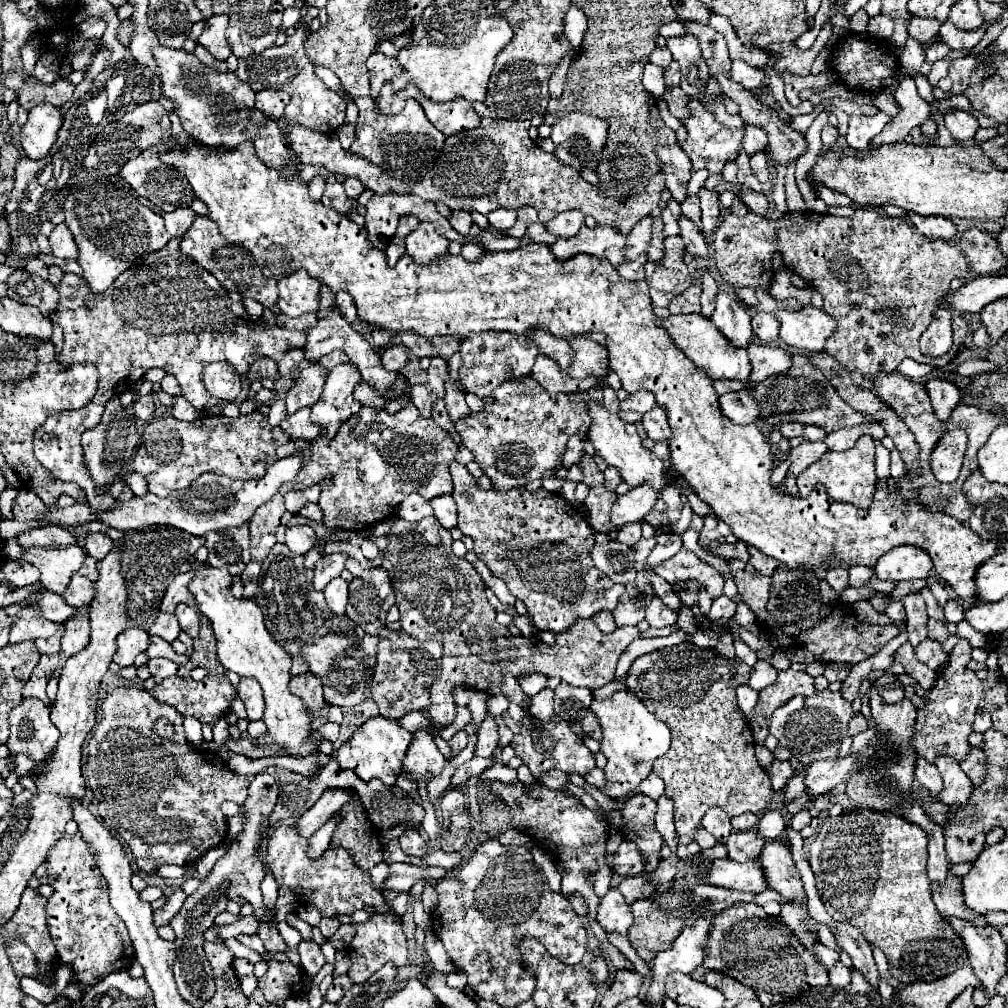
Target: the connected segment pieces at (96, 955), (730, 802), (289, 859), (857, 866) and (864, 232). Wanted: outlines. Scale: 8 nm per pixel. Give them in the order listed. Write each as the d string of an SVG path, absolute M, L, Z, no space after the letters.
M80 833L64 835L46 859L46 881L54 889L48 899L46 913L50 935L62 963L74 967L76 979L82 985L96 985L102 977L128 969L132 963L132 943L124 921L116 915L108 901L108 883L100 875L92 853Z
M680 643L676 647L666 647L638 657L626 677L626 687L636 693L636 697L648 707L648 711L664 721L672 731L670 751L654 763L654 773L658 773L666 783L666 795L674 799L674 821L678 843L690 843L694 839L694 829L700 823L708 807L720 807L730 817L746 811L758 813L766 809L772 787L764 769L758 765L754 755L752 729L736 703L736 687L750 679L752 667L742 659L728 659L716 649L702 649L692 643Z
M280 825L268 839L264 853L264 865L272 871L278 887L288 887L302 903L314 905L324 917L332 917L336 913L352 915L364 905L376 907L378 913L388 911L382 893L374 889L370 873L356 867L352 855L342 847L328 847L318 859L312 859L308 857L308 839L304 839L296 827Z
M850 807L838 817L824 819L808 857L826 911L836 921L844 921L860 929L864 939L886 955L892 977L904 985L940 979L962 967L966 961L962 937L956 935L952 925L948 925L932 901L932 889L926 879L926 845L928 835L898 815L876 815L876 811L868 811L866 807Z
M856 209L854 217L832 217L832 215L818 215L818 213L800 213L790 211L778 221L770 221L756 213L748 213L746 217L736 217L726 213L720 217L720 223L714 231L714 257L716 267L730 287L752 287L752 289L770 289L774 269L772 259L774 253L782 255L784 267L792 273L804 277L814 289L818 289L824 297L824 311L836 320L836 333L826 341L825 352L840 361L848 369L858 369L862 375L880 375L892 373L902 363L902 359L910 357L918 363L926 363L932 367L946 367L956 355L958 349L964 345L966 339L966 321L956 317L952 321L954 345L944 357L924 357L918 347L920 335L932 321L934 311L938 309L942 297L948 293L950 281L954 277L966 279L968 277L968 261L958 251L958 247L940 241L928 239L916 231L912 223L902 217L888 217L880 215L872 209Z

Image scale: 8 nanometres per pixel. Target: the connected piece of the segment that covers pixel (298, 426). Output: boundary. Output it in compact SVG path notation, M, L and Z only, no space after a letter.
M302 407L300 411L296 411L294 415L288 415L280 427L292 435L292 439L296 437L304 437L304 439L316 439L316 435L320 435L320 427L316 427L316 423L310 421L310 407Z

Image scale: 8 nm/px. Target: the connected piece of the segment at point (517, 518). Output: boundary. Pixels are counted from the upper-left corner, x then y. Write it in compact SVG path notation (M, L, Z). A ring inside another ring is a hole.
M456 461L450 465L450 475L454 483L452 497L458 505L458 529L472 537L474 553L490 567L494 577L502 579L516 599L524 601L526 615L532 619L532 625L538 631L552 631L558 635L570 631L572 623L576 623L580 617L592 617L602 609L612 611L612 607L616 607L620 595L624 593L624 585L616 585L602 571L596 571L590 557L594 543L592 527L574 505L564 501L558 493L546 491L544 487L538 491L518 487L508 491L484 491L476 477L472 477L468 469Z

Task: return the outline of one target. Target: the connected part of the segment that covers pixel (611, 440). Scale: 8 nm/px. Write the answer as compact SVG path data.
M592 401L588 405L588 415L592 419L590 423L590 429L588 429L588 439L594 443L598 455L608 463L608 465L614 465L620 469L622 473L622 479L626 483L630 483L632 487L648 481L652 483L656 489L662 489L670 477L664 473L664 463L660 459L656 459L656 455L646 449L636 433L636 427L632 423L626 423L618 417L618 413L610 413L600 401Z

